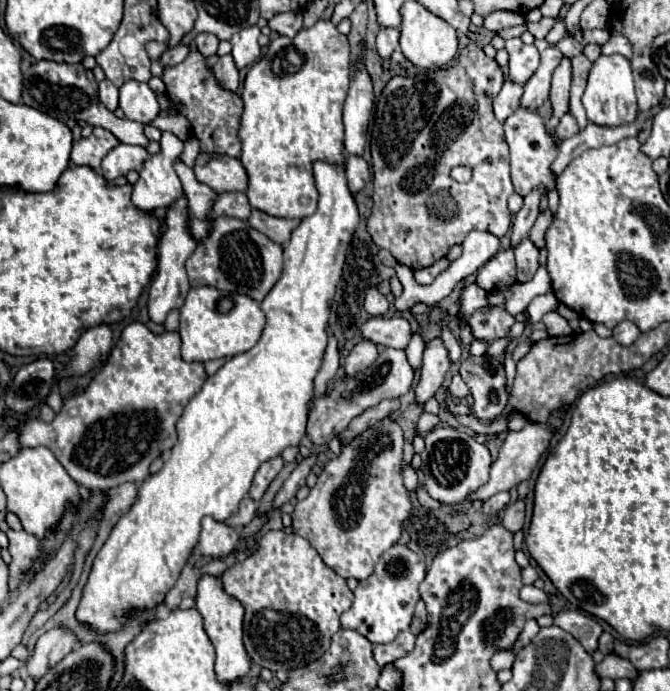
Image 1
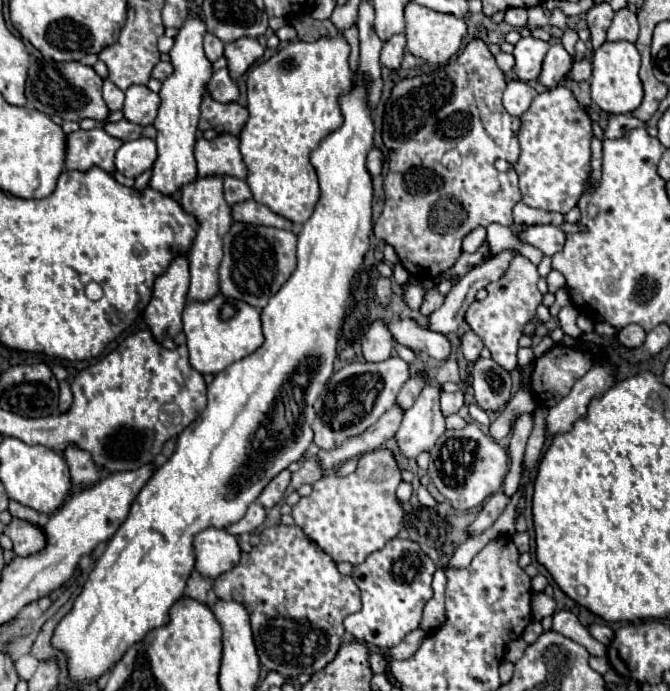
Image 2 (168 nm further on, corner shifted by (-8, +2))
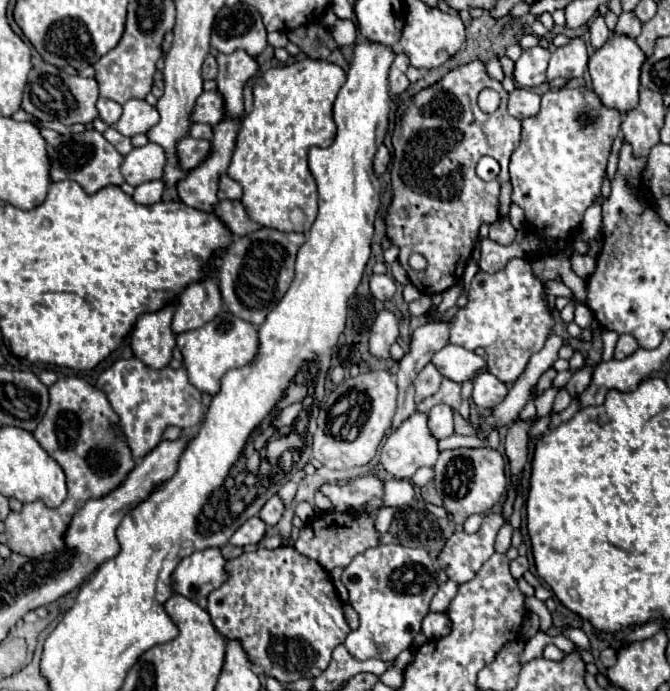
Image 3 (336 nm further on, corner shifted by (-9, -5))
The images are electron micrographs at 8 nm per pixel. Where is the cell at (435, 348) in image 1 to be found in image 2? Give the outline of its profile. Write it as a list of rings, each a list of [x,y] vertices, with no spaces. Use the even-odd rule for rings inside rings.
[[[431,381],[423,387],[413,407],[405,411],[395,439],[407,457],[417,457],[421,451],[431,451],[437,437],[445,433],[445,417],[439,407],[439,397],[441,387]]]

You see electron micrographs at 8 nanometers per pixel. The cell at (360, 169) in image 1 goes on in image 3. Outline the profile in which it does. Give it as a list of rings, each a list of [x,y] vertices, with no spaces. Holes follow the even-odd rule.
[[[382,144],[374,156],[374,172],[380,176],[386,168],[388,168],[388,162],[390,162],[390,152],[388,148]]]

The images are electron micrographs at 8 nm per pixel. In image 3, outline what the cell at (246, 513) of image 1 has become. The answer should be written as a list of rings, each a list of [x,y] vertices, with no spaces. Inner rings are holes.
[[[254,516],[250,520],[246,520],[236,532],[234,536],[230,538],[230,544],[232,546],[248,546],[248,544],[258,544],[262,538],[264,538],[264,532],[266,532],[266,524]]]

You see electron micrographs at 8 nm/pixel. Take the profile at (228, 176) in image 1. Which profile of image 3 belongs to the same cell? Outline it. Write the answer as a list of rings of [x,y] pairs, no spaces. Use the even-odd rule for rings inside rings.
[[[184,136],[176,142],[178,164],[184,170],[198,166],[208,154],[210,154],[210,142],[208,140],[196,140],[192,136]]]

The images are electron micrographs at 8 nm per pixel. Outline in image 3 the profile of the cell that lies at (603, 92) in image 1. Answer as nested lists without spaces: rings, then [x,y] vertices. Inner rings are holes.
[[[610,34],[606,44],[598,48],[590,56],[590,76],[592,76],[592,86],[598,92],[600,100],[608,108],[616,108],[620,112],[628,112],[638,106],[638,88],[640,88],[640,66],[644,62],[646,54],[640,50],[634,38],[624,36],[624,34]]]

